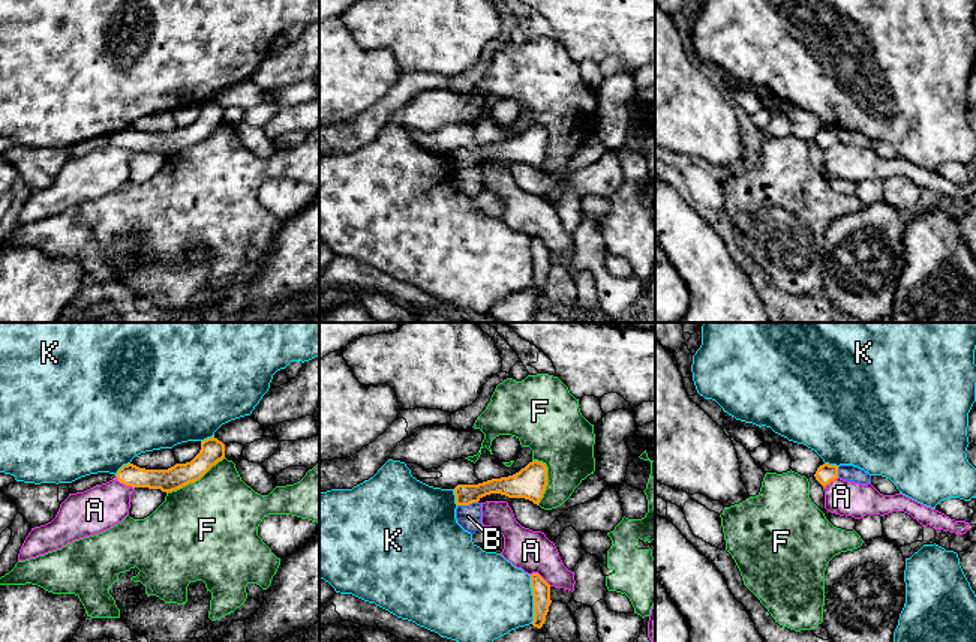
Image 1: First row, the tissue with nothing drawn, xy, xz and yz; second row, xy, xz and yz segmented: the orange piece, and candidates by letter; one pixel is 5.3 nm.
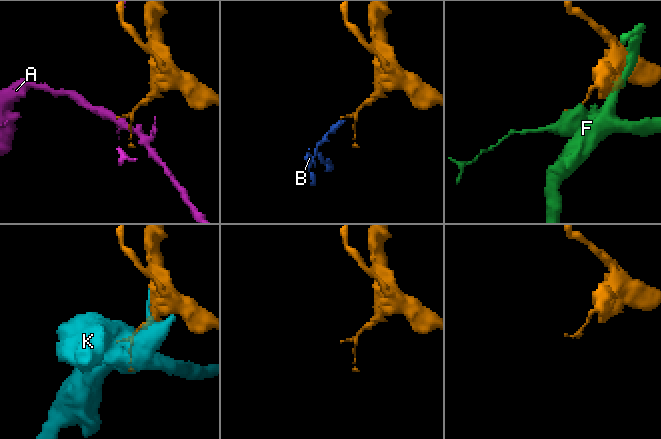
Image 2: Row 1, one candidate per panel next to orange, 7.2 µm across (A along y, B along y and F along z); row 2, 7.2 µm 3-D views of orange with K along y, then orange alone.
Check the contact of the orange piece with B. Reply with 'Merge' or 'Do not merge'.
Do not merge

